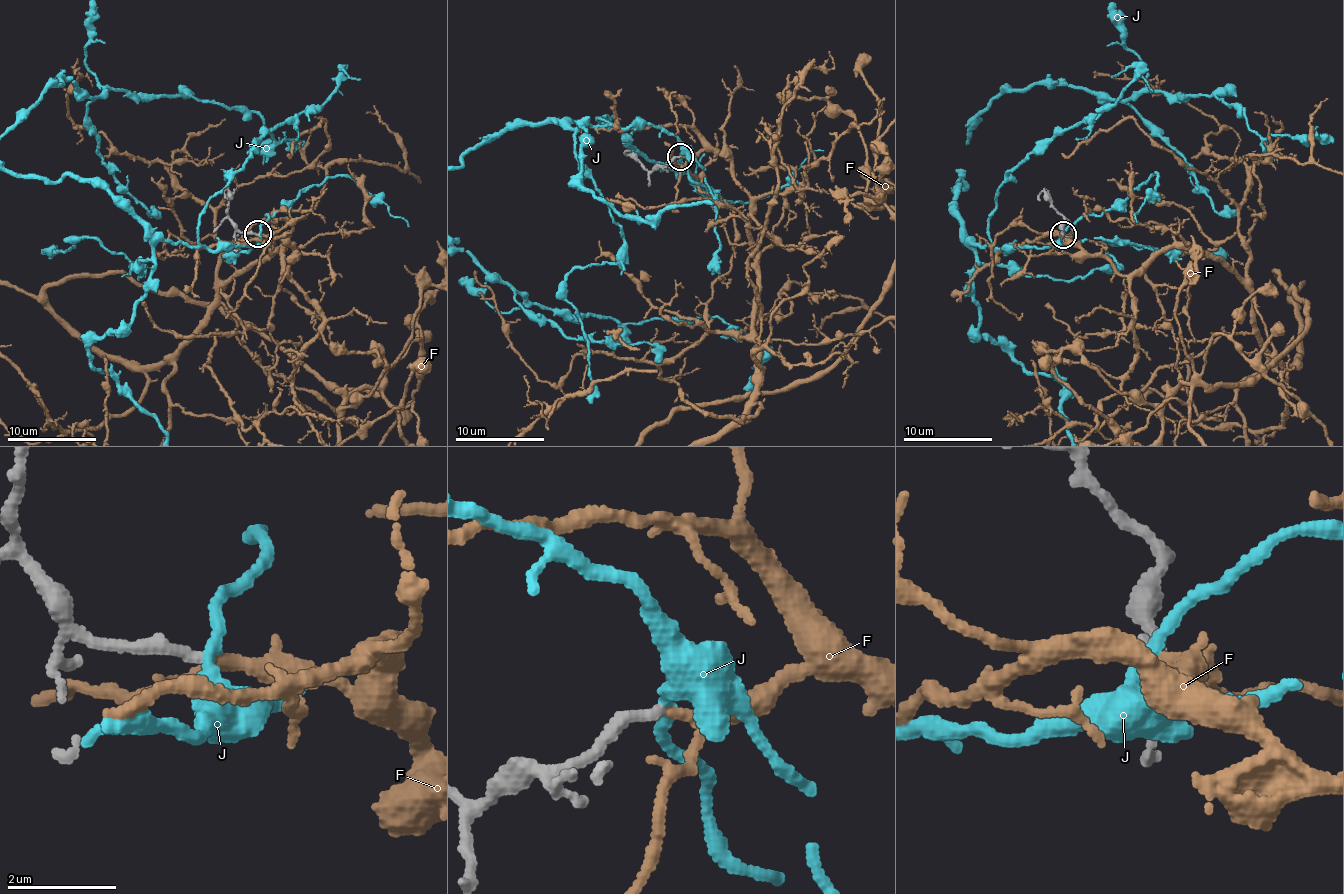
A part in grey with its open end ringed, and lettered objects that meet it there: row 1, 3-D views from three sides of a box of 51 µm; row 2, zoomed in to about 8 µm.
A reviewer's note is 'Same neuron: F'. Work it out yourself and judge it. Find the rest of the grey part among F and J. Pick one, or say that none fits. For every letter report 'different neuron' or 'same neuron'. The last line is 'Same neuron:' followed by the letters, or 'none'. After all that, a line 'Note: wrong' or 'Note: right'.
F: same neuron
J: different neuron
Same neuron: F
Note: right

